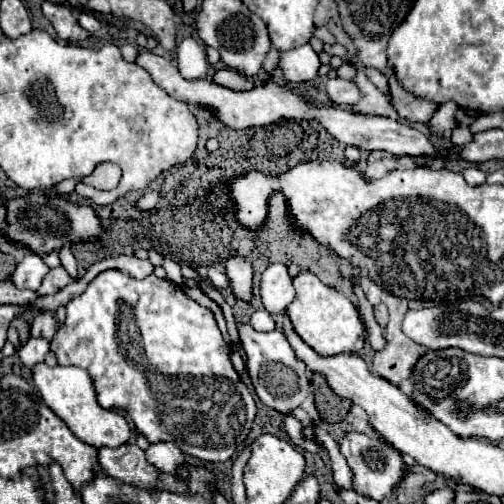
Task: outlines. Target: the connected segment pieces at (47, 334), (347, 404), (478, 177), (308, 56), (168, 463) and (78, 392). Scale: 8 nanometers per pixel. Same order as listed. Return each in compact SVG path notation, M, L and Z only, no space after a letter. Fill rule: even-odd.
M49 310L39 312L31 324L31 336L35 336L35 338L41 336L41 338L51 340L55 330L57 330L57 320L53 318L53 314Z
M313 374L311 382L315 386L315 406L317 406L319 414L327 422L345 420L345 416L347 416L353 402L349 398L341 398L339 394L335 394L331 390L331 386L327 384L327 378L323 374Z
M469 166L469 168L465 168L461 174L463 174L463 178L465 178L471 186L477 186L477 184L483 184L483 182L485 182L485 172L479 170L477 166Z
M303 44L295 50L283 52L279 68L283 70L283 76L291 82L309 82L317 78L321 62L317 52L309 44Z
M171 442L151 444L145 450L145 456L147 456L147 462L153 464L157 470L173 472L173 474L175 474L175 466L179 466L183 462L183 452Z
M39 362L33 366L33 380L43 402L69 426L69 430L81 442L97 446L97 448L101 446L117 448L131 438L131 428L127 420L119 412L105 410L99 406L95 386L87 370L77 368L77 366L53 366L51 368L45 362Z

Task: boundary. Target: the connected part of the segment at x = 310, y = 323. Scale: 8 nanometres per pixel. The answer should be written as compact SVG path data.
M301 272L297 278L293 278L293 286L297 296L287 306L285 314L289 316L293 330L307 346L311 346L321 356L357 354L365 346L365 324L349 298L345 298L335 288L325 286L311 272Z

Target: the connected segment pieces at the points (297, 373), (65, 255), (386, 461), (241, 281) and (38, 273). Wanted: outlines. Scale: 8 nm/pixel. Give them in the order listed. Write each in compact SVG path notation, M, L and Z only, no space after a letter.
M243 324L243 326L239 326L239 338L241 338L243 350L247 356L249 376L251 376L251 382L255 386L259 400L265 406L269 406L281 414L291 414L295 408L299 408L303 404L303 384L307 388L311 386L311 382L309 382L311 372L307 370L305 362L297 358L295 350L287 342L285 334L279 330L257 332L249 324Z
M65 244L59 248L59 258L61 258L61 264L63 268L69 272L71 278L77 278L77 262L73 258L73 252L71 252L71 246Z
M345 432L345 438L341 440L341 454L347 458L351 470L353 470L353 484L355 490L361 492L363 496L369 496L377 502L381 502L385 498L385 494L389 494L395 484L399 482L401 474L403 474L403 462L401 462L401 454L397 450L393 450L391 446L387 446L381 438L367 438L361 436L359 432Z
M239 256L225 262L227 276L231 280L231 290L241 300L251 300L251 280L253 280L253 268Z
M27 254L17 268L13 270L13 274L9 276L9 280L15 284L15 288L23 290L23 288L31 288L37 290L41 286L43 276L47 274L47 264L41 260L41 256L37 254Z

